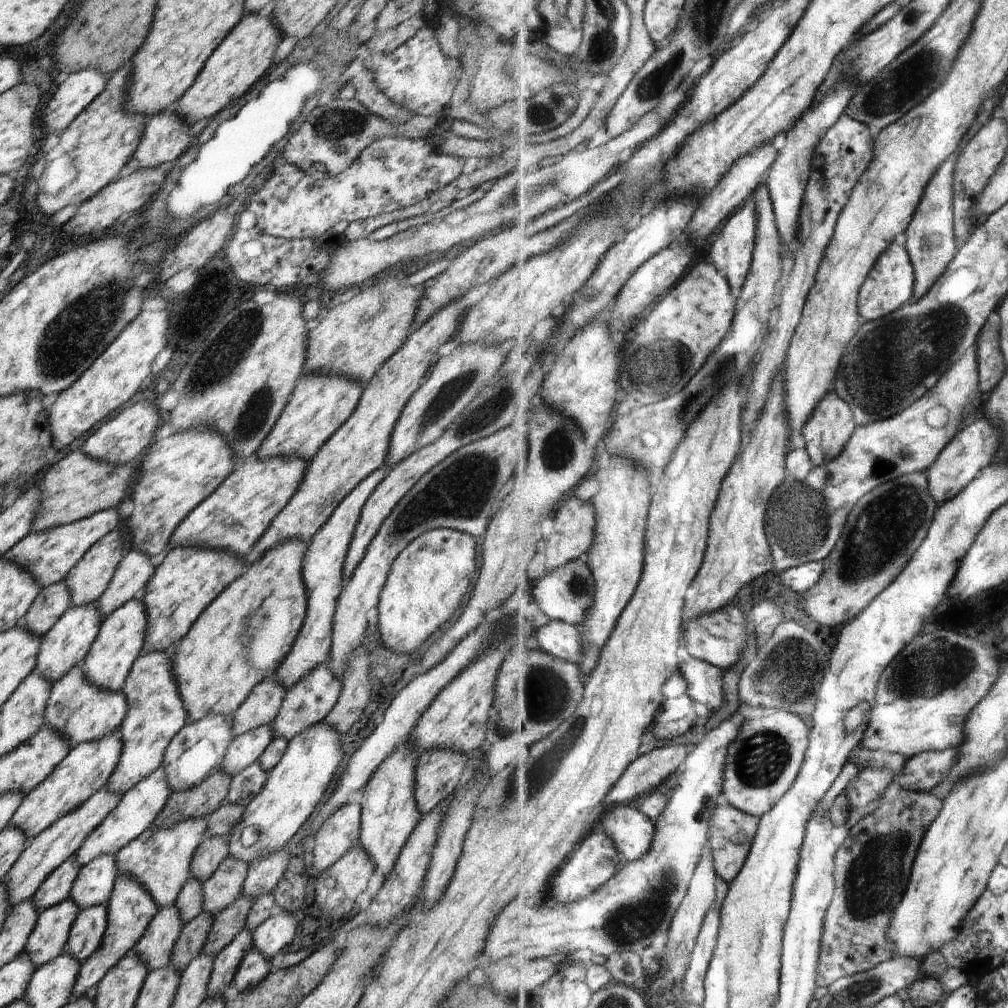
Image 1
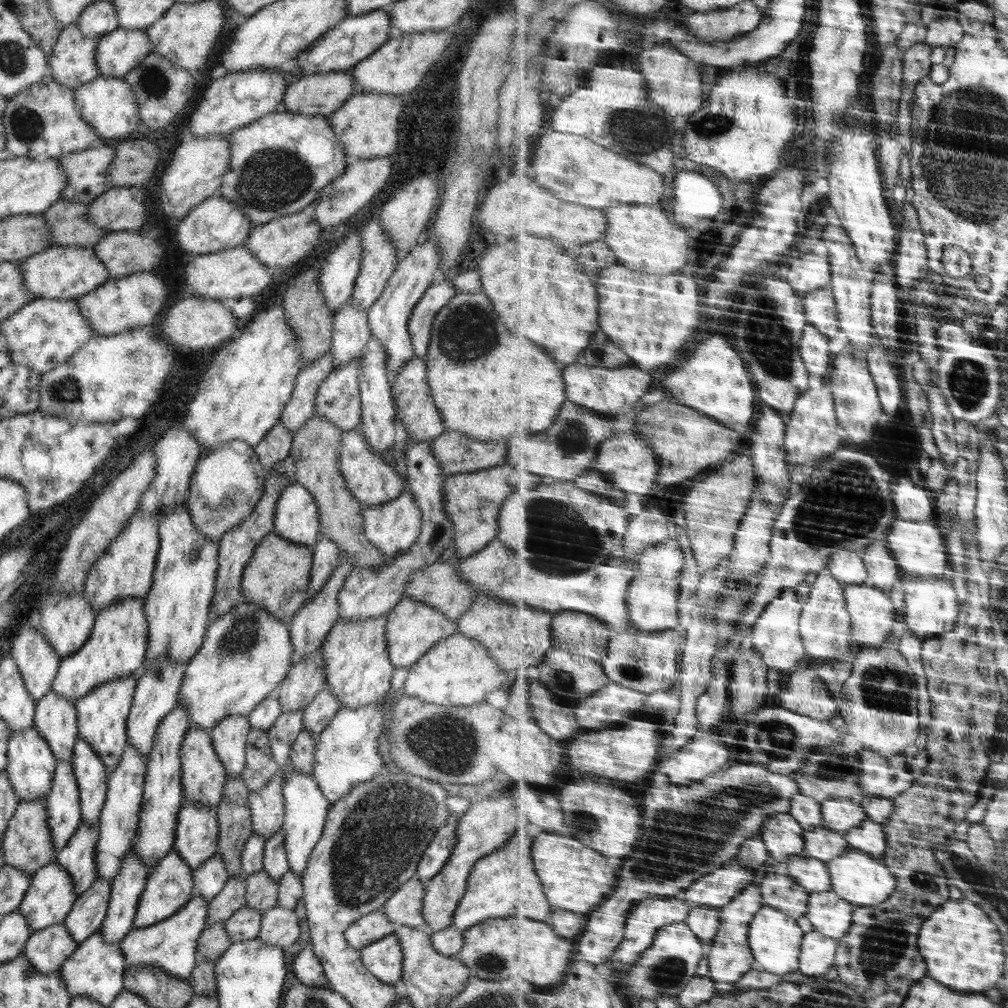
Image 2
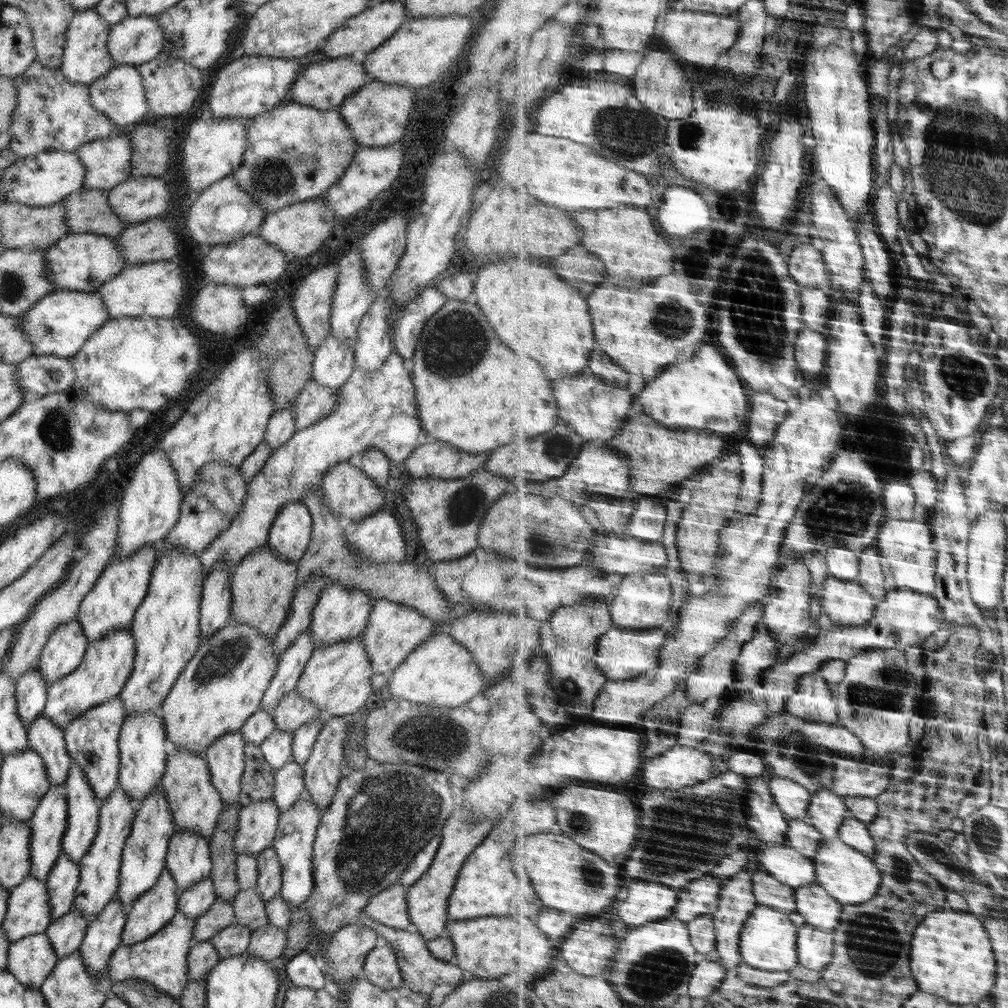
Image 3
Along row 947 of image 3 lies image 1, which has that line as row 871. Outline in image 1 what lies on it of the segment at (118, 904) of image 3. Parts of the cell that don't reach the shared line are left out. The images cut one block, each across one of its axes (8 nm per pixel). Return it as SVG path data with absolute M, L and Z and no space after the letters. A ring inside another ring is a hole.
M98 856L80 869L70 891L70 898L76 906L83 909L107 904L118 876L115 856Z

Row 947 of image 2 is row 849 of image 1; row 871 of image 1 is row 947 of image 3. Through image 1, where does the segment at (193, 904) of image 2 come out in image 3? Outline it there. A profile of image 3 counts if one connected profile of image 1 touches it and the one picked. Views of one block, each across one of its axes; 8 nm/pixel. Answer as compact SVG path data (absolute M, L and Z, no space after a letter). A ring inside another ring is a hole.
M178 910L170 923L147 939L132 945L120 945L108 961L108 975L112 982L136 980L148 981L164 993L179 999L189 983L187 956L194 943L194 926L197 920L189 918L182 910Z

